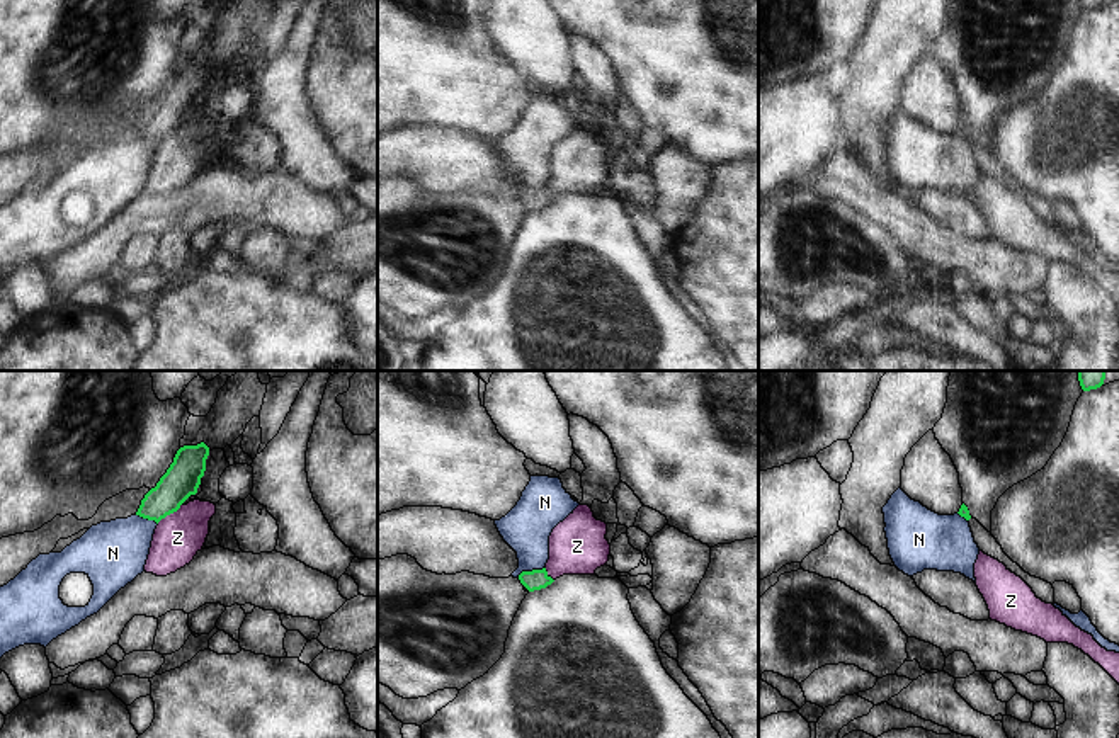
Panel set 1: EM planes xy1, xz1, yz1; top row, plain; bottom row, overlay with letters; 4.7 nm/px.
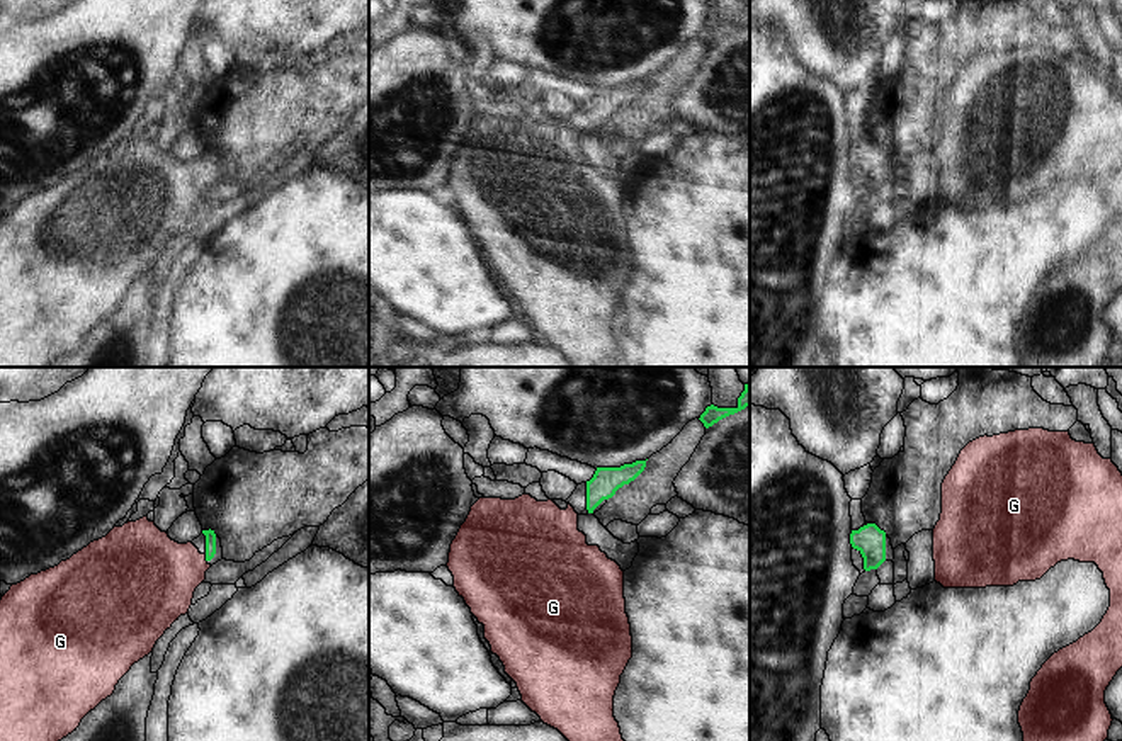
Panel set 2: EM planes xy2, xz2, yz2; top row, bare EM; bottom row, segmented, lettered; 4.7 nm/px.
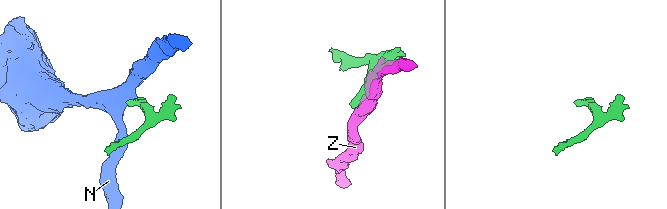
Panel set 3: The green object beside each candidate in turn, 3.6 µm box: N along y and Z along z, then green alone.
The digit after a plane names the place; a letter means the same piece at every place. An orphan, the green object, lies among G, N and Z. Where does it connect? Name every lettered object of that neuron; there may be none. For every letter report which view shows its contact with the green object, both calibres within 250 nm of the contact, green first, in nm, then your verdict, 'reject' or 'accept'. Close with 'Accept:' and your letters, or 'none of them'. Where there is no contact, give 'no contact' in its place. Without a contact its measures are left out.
G: xy2 | 50/380 nm | accept
N: xz1 | 100/220 nm | reject
Z: xy1 | 170/220 nm | reject
Accept: G

